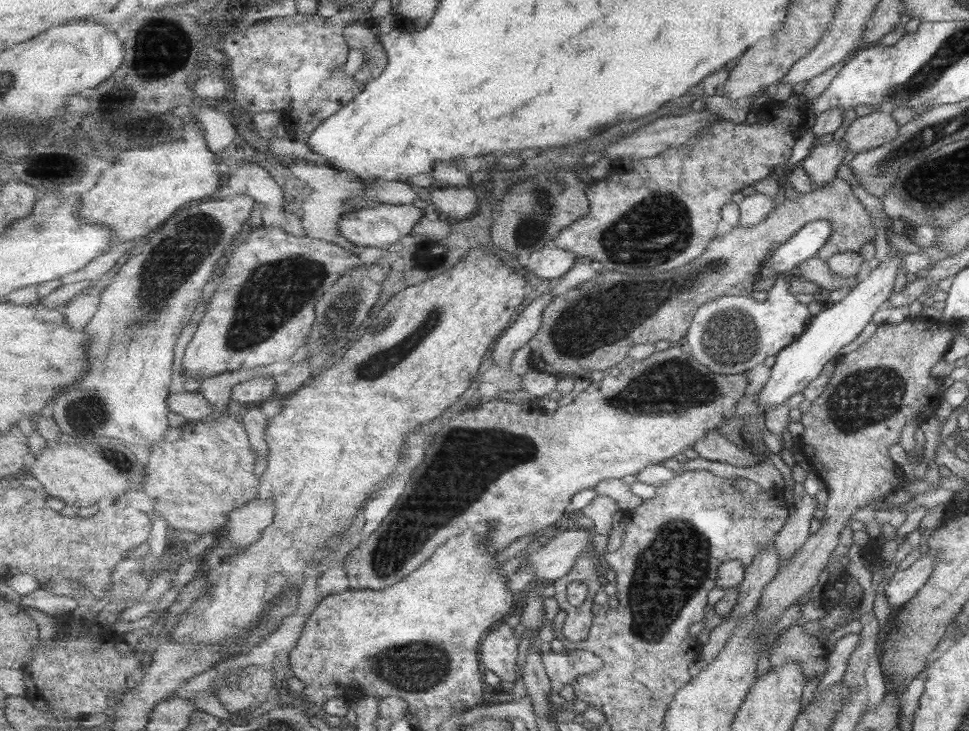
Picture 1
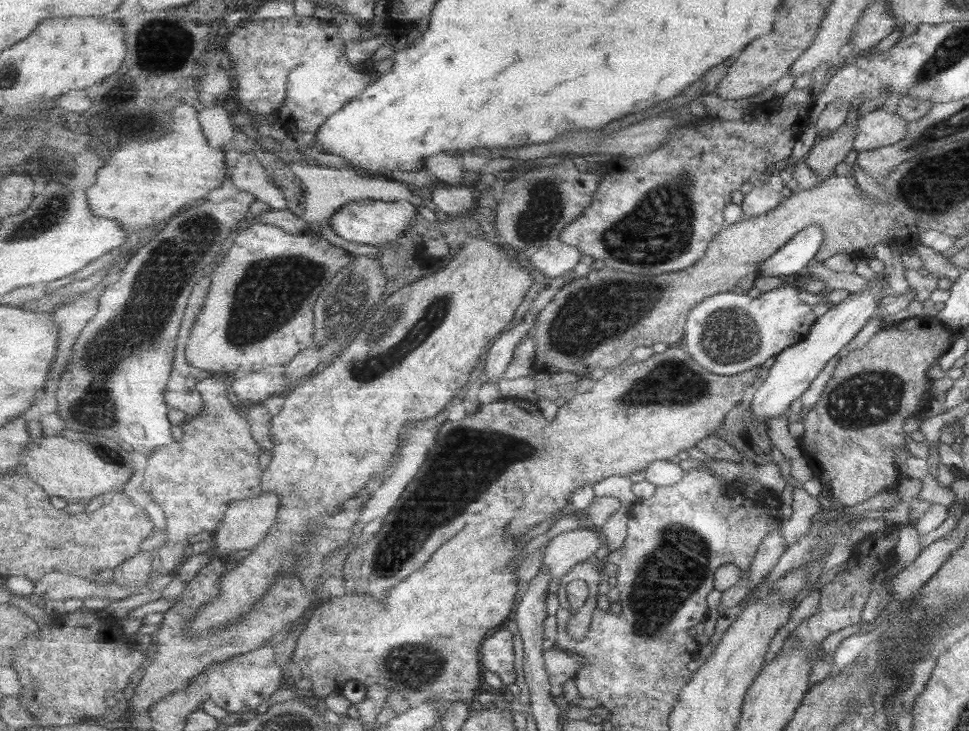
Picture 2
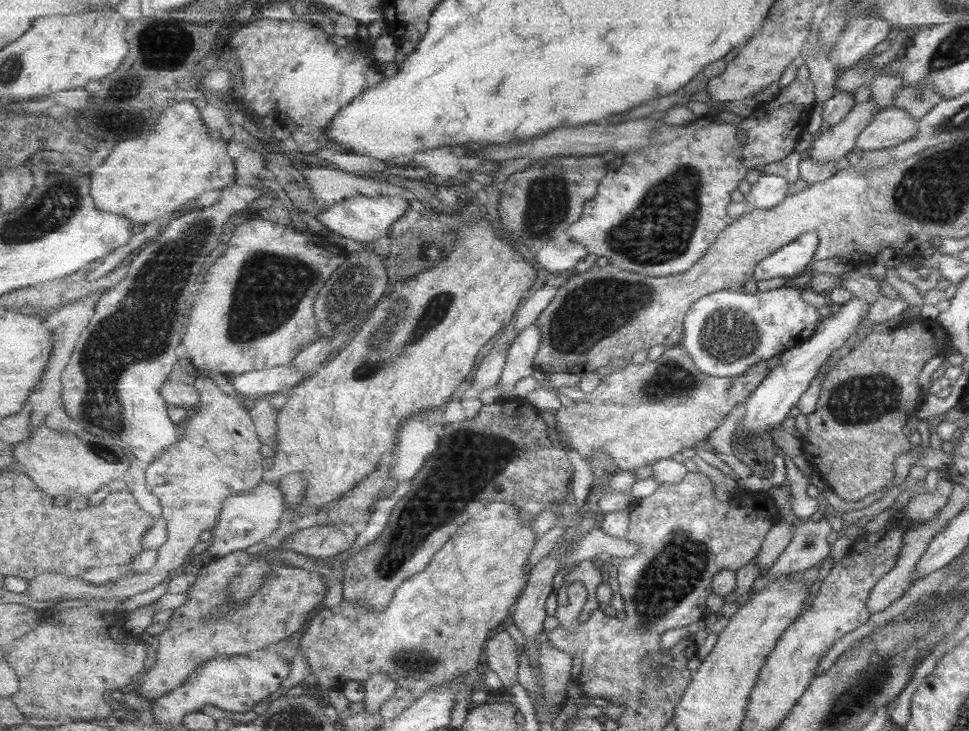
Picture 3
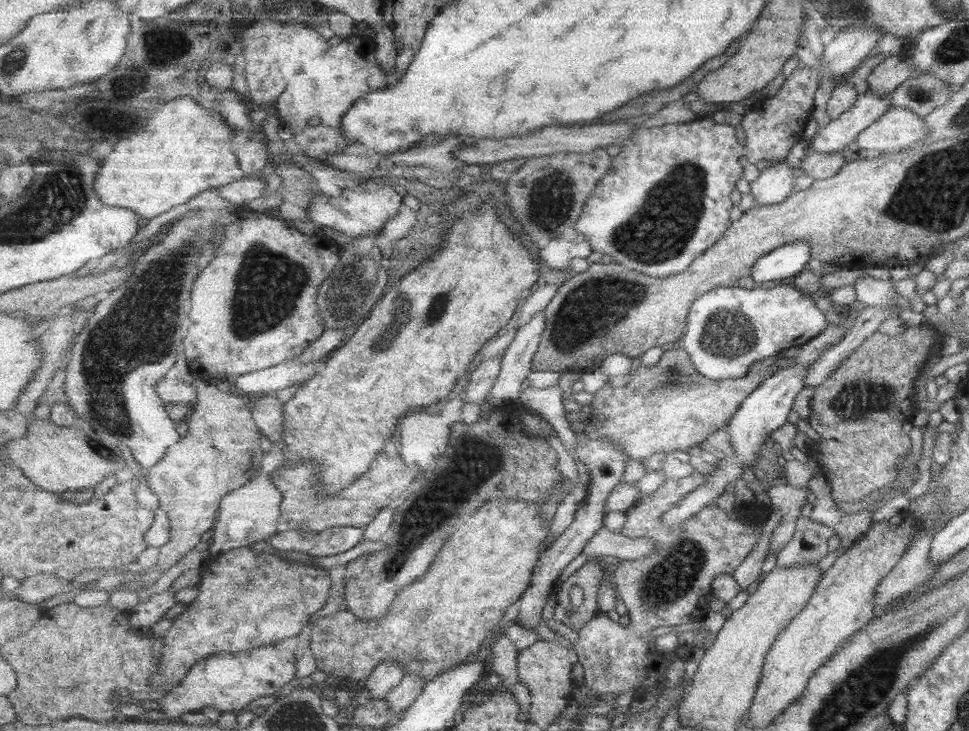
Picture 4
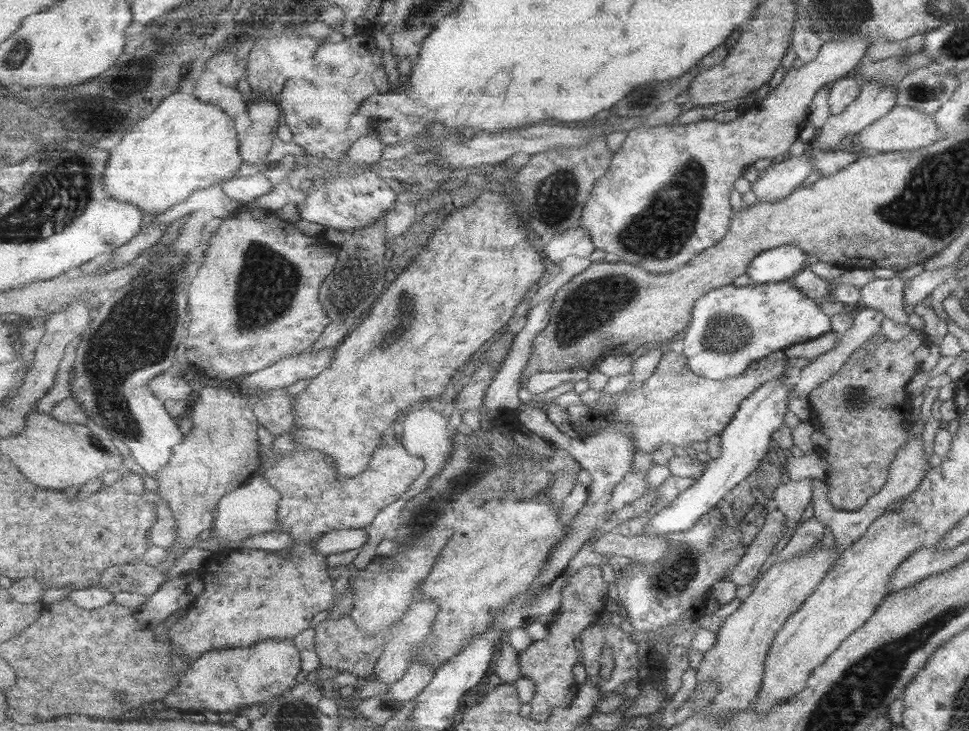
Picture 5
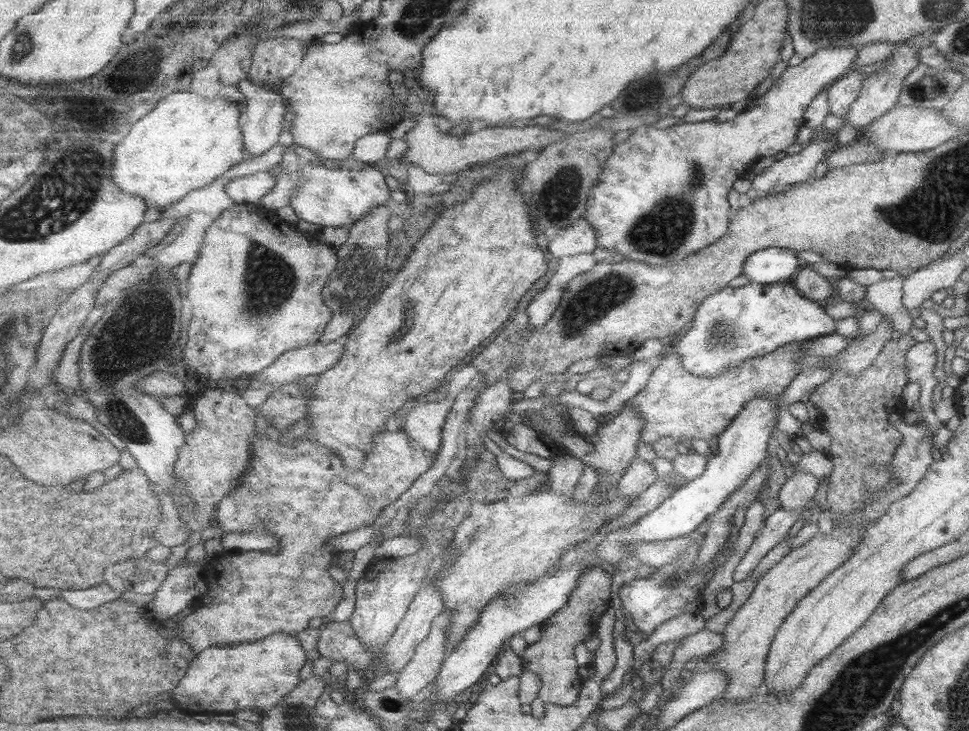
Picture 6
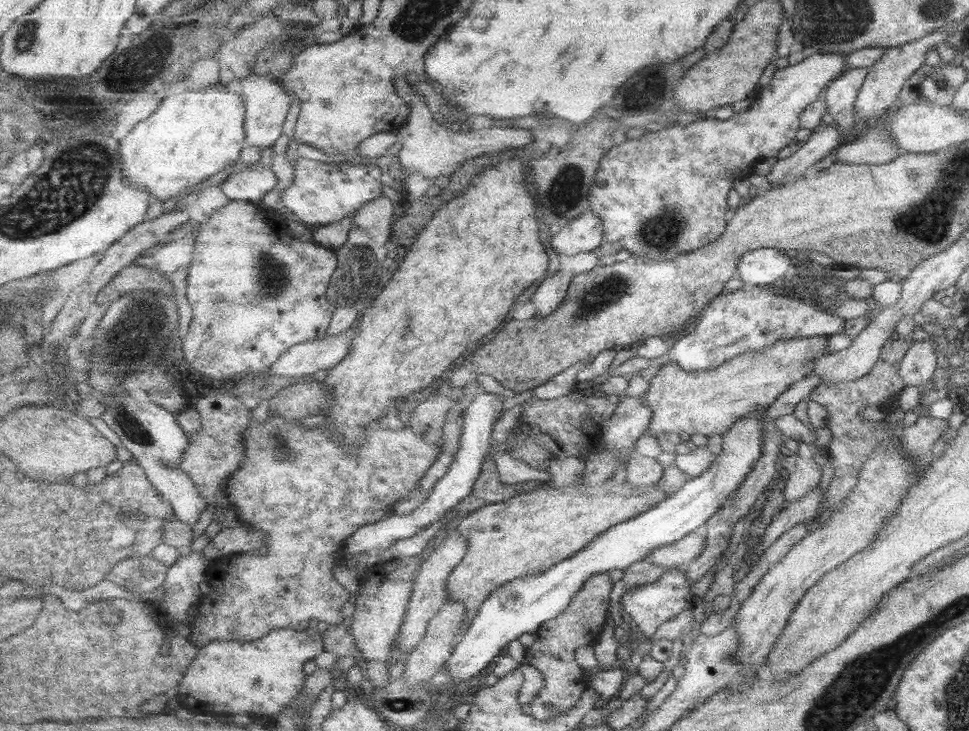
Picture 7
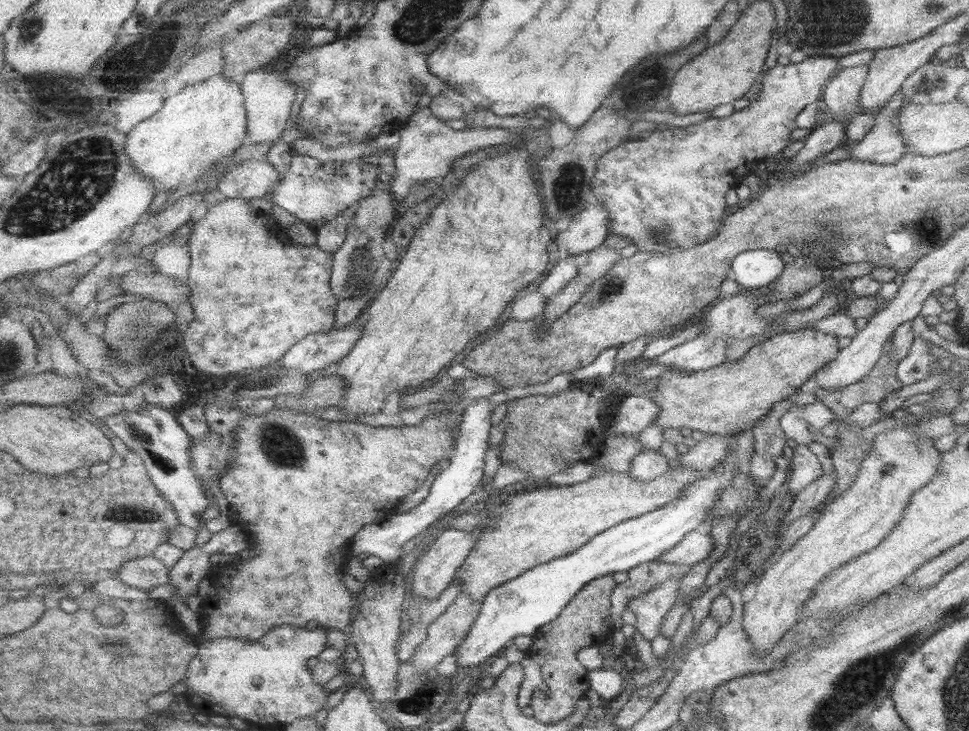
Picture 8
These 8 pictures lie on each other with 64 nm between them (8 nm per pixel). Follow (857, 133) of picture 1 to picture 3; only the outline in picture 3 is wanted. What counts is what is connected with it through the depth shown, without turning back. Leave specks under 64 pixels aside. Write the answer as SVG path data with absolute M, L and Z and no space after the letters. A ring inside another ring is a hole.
M883 108L858 136L857 147L862 151L884 151L913 140L918 135L917 119L900 108Z

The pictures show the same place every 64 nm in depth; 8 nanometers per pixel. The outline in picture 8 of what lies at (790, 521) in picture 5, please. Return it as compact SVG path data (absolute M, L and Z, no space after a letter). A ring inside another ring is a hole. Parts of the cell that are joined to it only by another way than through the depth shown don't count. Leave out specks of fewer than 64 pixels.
M798 444L793 449L793 457L790 459L791 478L788 483L789 490L796 495L810 486L822 475L822 467L818 457L808 448L806 444Z

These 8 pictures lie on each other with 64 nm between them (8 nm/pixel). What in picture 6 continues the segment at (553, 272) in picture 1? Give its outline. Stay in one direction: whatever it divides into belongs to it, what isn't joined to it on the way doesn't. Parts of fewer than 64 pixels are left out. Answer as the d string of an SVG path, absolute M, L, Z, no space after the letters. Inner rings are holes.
M584 217L578 224L561 229L557 237L550 242L549 249L557 259L561 259L564 256L596 252L598 246L600 246L598 230Z

